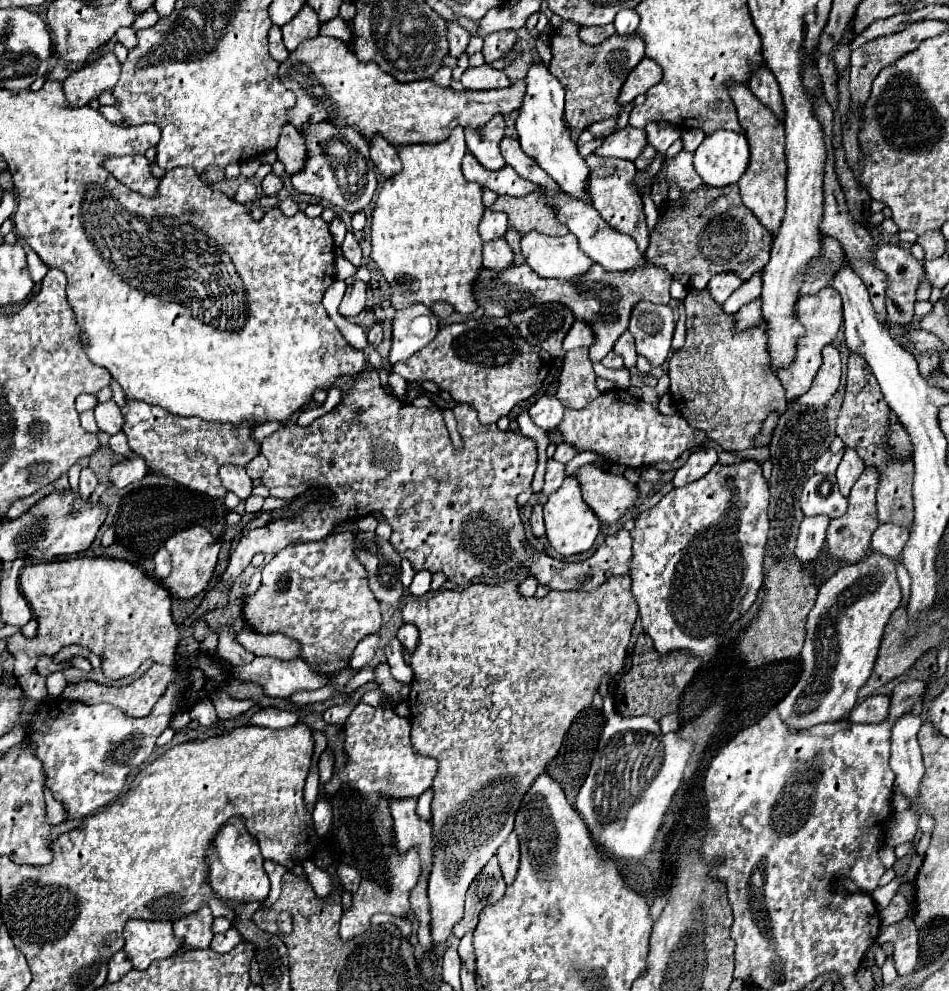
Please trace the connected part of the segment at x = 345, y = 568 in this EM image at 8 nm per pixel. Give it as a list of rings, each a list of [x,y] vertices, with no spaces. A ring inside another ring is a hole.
[[[345,531],[333,533],[321,541],[299,541],[287,545],[263,567],[261,587],[241,605],[241,617],[255,633],[283,633],[295,639],[301,645],[299,657],[305,659],[313,671],[327,677],[335,677],[335,671],[343,671],[349,665],[357,643],[381,629],[381,609],[365,581],[365,567],[353,553],[353,541],[355,535]]]

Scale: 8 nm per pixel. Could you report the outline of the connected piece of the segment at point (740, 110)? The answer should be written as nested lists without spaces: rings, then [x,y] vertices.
[[[731,83],[729,93],[731,93],[731,99],[735,101],[739,123],[745,129],[745,135],[747,135],[747,141],[749,141],[749,147],[751,147],[751,163],[747,167],[747,173],[739,181],[741,199],[755,213],[755,217],[761,221],[761,225],[771,233],[771,237],[775,237],[777,229],[781,227],[783,215],[785,215],[785,177],[787,177],[785,127],[771,113],[771,109],[767,109],[749,91],[747,85]]]

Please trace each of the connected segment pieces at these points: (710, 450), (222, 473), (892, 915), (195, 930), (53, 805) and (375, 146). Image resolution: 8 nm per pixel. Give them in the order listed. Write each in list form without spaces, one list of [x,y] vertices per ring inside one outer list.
[[[705,447],[705,449],[693,451],[689,455],[689,459],[685,461],[685,465],[681,469],[677,469],[677,473],[673,477],[673,485],[683,487],[683,485],[689,485],[689,483],[701,479],[705,473],[709,473],[709,469],[715,463],[717,463],[715,447]]]
[[[223,465],[219,469],[219,477],[223,481],[223,487],[227,491],[233,491],[237,497],[241,497],[243,501],[251,495],[253,489],[253,481],[251,477],[245,473],[243,467],[235,467],[235,465]]]
[[[897,893],[891,899],[891,903],[879,913],[883,927],[895,925],[895,921],[899,921],[899,919],[903,921],[907,915],[909,915],[909,901],[901,893]]]
[[[203,905],[199,911],[177,919],[173,923],[173,931],[177,939],[183,939],[183,949],[189,949],[189,947],[207,949],[213,939],[211,923],[213,923],[211,909]]]
[[[47,795],[45,805],[47,805],[47,819],[51,825],[59,825],[59,823],[67,821],[67,811],[65,811],[63,803],[59,803],[51,795]]]
[[[379,135],[371,143],[371,161],[375,163],[379,173],[383,173],[385,177],[393,177],[395,173],[401,171],[401,161],[397,155],[397,149]]]

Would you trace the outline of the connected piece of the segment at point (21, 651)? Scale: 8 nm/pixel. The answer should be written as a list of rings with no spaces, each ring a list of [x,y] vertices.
[[[83,557],[83,559],[63,559],[27,565],[21,575],[21,589],[29,603],[35,603],[37,615],[37,635],[27,639],[25,635],[7,637],[7,651],[19,661],[14,665],[13,674],[19,681],[27,699],[41,701],[48,694],[46,678],[37,672],[35,663],[39,657],[55,657],[67,645],[81,645],[93,651],[103,661],[103,671],[107,679],[123,679],[133,675],[145,659],[153,659],[161,665],[173,665],[179,631],[171,617],[171,593],[155,579],[147,577],[141,567],[135,567],[129,561],[117,561],[107,557]]]

